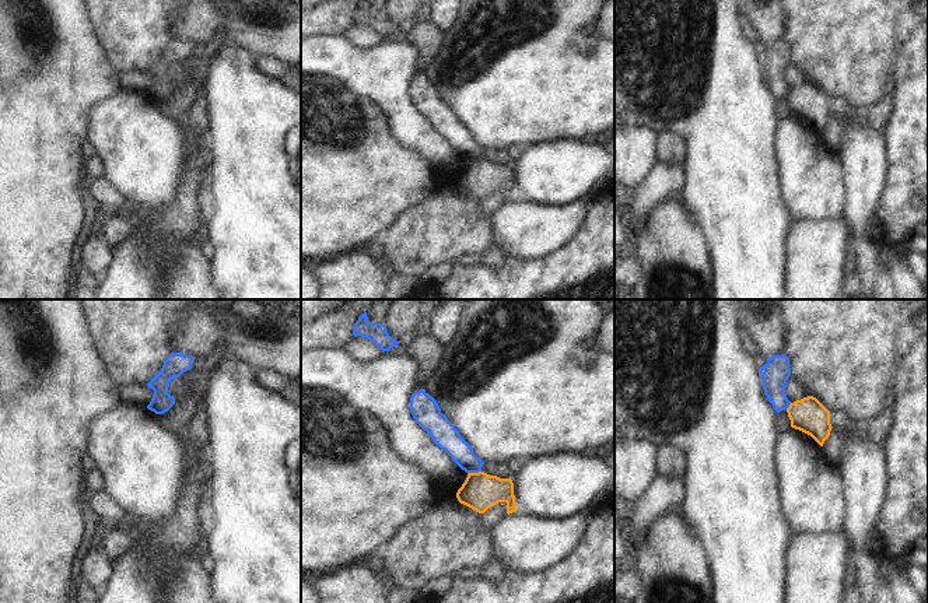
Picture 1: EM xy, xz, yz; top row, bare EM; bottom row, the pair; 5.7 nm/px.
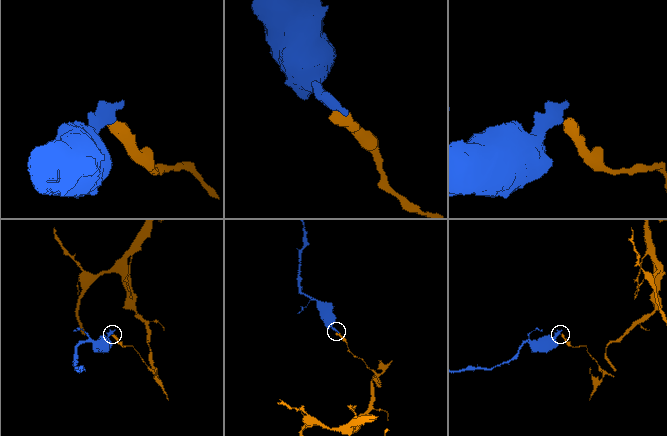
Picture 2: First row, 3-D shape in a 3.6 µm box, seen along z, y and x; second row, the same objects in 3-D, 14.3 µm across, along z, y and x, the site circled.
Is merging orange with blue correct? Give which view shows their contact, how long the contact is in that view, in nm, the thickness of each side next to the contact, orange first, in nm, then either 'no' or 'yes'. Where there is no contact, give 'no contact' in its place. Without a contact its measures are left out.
contact in xz; length 80 nm; calibres 220 and 140 nm; no

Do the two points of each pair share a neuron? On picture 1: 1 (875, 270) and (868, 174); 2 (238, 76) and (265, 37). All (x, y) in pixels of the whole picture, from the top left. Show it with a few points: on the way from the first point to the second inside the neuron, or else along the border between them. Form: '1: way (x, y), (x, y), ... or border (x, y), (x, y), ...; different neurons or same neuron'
1: way (865, 246), (864, 197); same neuron
2: border (223, 42), (238, 45), (252, 55); different neurons

